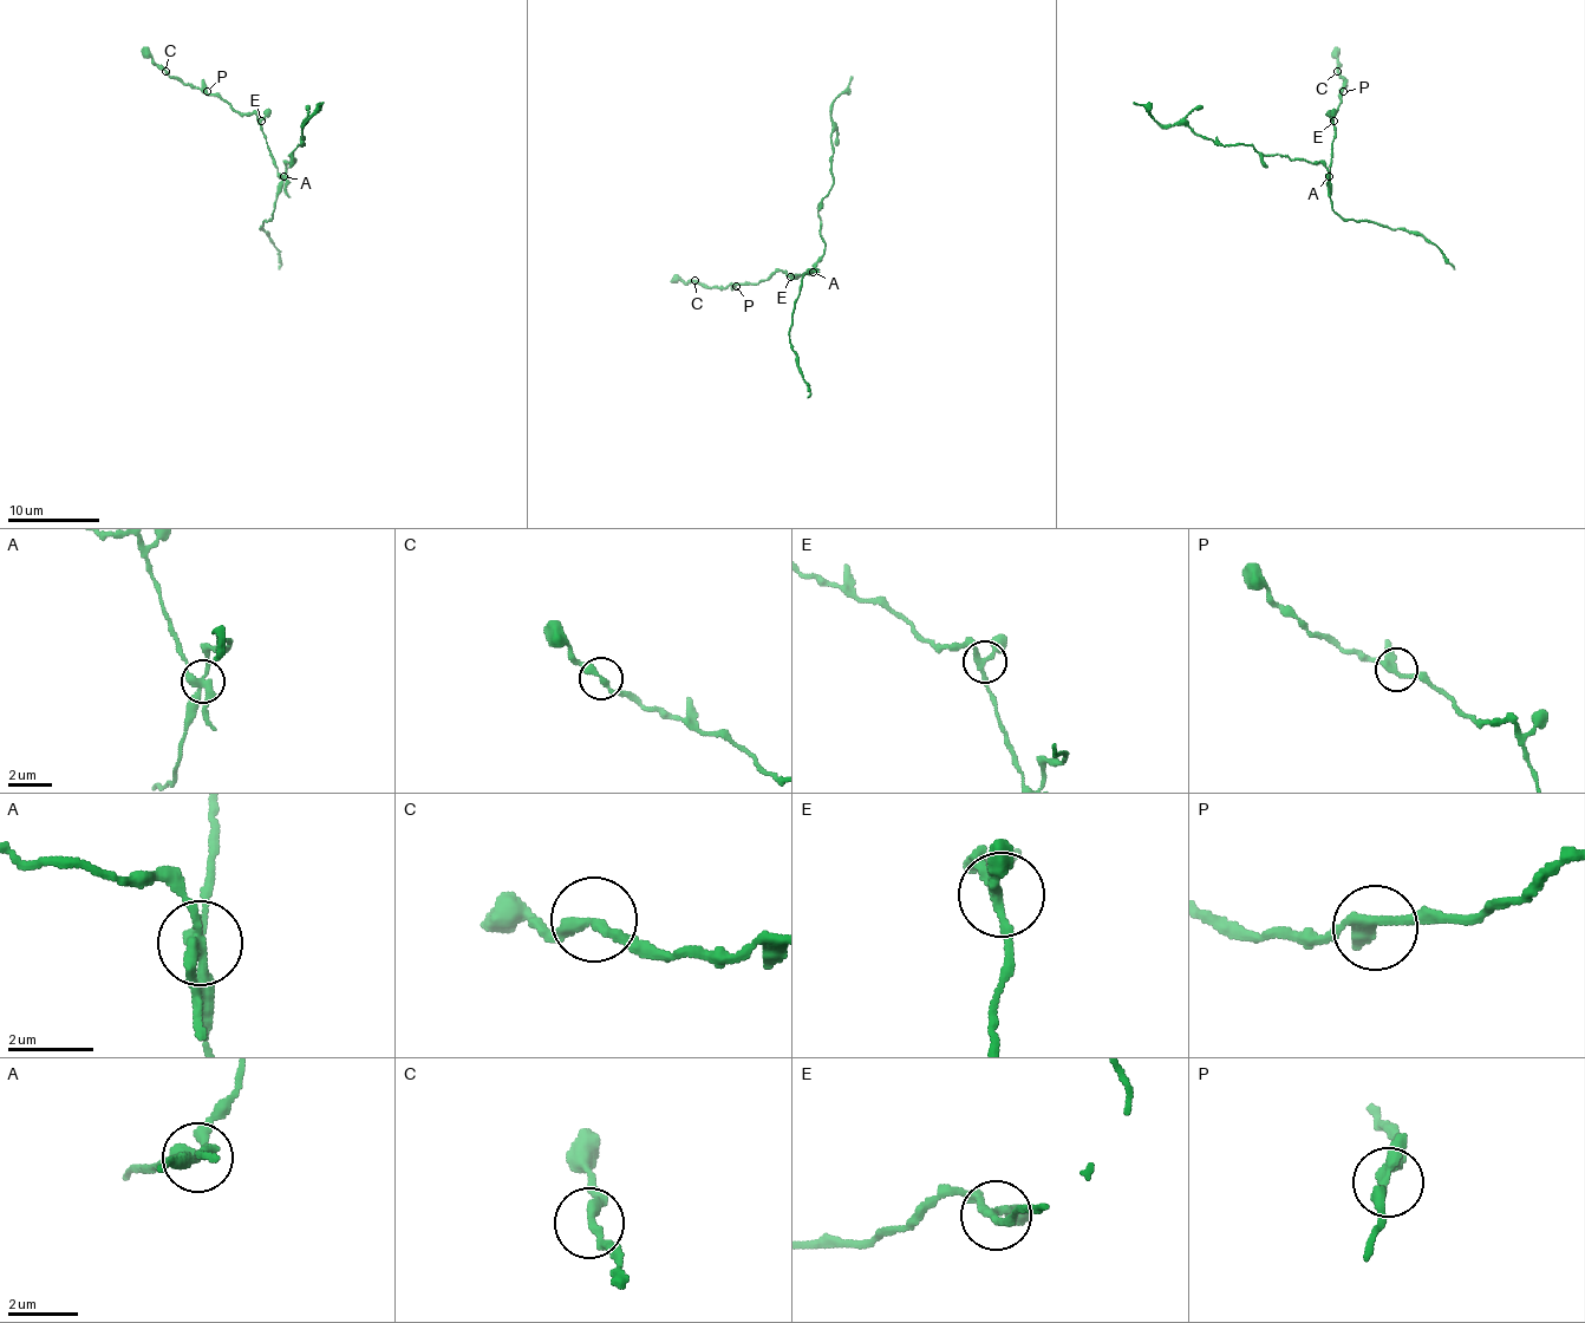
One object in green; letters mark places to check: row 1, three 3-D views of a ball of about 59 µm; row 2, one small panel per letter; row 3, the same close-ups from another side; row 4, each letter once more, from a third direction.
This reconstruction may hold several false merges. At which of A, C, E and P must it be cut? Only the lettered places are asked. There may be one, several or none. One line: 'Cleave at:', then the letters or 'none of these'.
Cleave at: A

